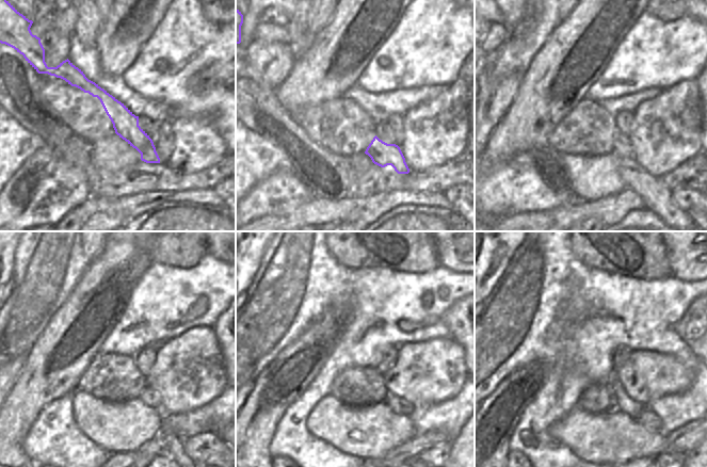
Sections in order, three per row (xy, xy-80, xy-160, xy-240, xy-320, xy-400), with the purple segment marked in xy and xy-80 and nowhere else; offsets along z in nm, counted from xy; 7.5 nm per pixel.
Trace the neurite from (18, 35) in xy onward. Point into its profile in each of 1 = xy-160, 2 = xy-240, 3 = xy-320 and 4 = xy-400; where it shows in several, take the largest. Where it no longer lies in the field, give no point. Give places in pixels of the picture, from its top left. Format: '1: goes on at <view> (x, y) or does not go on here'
1: goes on at xy-160 (657, 197)
2: goes on at xy-240 (175, 445)
3: does not go on here
4: does not go on here

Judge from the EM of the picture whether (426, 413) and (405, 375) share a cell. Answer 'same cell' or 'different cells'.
different cells

